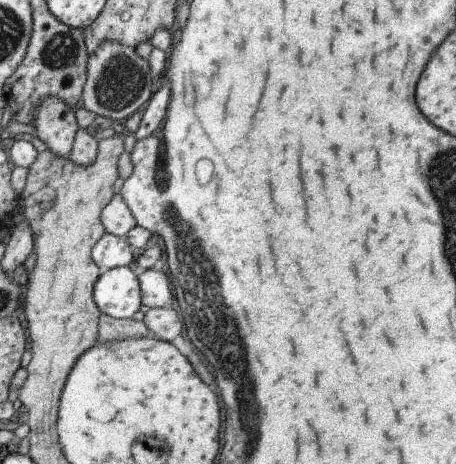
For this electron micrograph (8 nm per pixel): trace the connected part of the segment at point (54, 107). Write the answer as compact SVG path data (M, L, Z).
M54 97L44 99L32 111L36 138L41 140L49 153L59 159L69 159L75 134L78 132L73 110Z

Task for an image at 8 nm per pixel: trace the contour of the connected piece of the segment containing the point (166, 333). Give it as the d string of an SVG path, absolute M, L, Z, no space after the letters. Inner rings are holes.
M171 307L147 310L142 322L150 336L167 343L171 343L183 330L183 324L181 324L177 312L174 312Z

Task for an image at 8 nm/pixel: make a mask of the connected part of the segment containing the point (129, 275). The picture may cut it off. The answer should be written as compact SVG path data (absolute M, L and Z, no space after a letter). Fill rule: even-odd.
M128 267L101 272L92 289L92 300L100 314L111 319L131 319L140 306L136 272Z

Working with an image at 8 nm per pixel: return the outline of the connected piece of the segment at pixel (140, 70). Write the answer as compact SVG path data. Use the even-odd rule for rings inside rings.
M106 41L100 43L100 48L92 56L88 56L87 63L80 101L88 112L119 126L149 101L152 75L149 73L147 61L139 59L135 49Z

